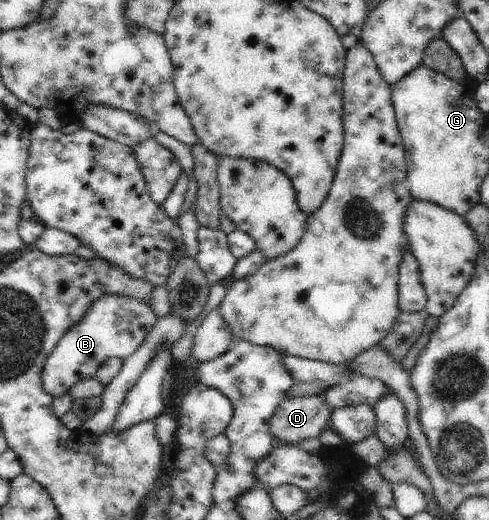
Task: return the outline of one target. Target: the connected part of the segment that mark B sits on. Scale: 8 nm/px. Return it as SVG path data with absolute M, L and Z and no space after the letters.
M118 294L102 296L88 308L86 316L78 324L65 331L60 342L48 355L42 368L44 392L53 397L62 396L80 380L94 377L96 370L108 358L117 356L124 361L142 346L142 342L158 320L147 301L124 298Z

